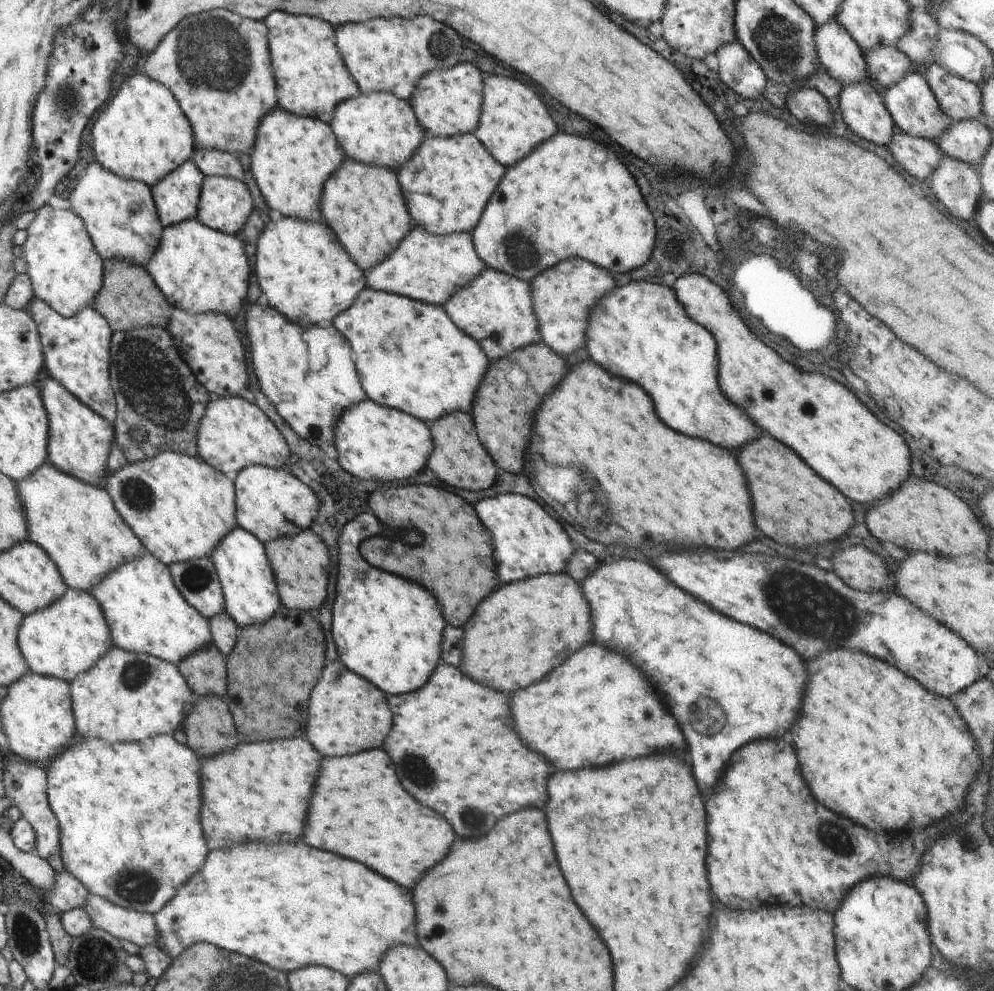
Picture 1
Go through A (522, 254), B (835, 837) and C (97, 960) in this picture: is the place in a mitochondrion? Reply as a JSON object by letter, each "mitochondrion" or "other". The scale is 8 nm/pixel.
{"A":"mitochondrion","B":"mitochondrion","C":"mitochondrion"}

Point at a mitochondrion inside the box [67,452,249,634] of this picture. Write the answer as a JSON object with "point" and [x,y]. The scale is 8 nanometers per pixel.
{"point":[138,495]}

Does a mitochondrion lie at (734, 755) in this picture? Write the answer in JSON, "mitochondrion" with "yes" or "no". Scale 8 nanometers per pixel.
{"mitochondrion":"no"}

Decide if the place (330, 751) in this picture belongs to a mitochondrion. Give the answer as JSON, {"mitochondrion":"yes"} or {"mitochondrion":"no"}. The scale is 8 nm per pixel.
{"mitochondrion":"no"}

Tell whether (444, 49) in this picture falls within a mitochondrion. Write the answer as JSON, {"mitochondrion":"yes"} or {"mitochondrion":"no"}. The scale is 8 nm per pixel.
{"mitochondrion":"yes"}

